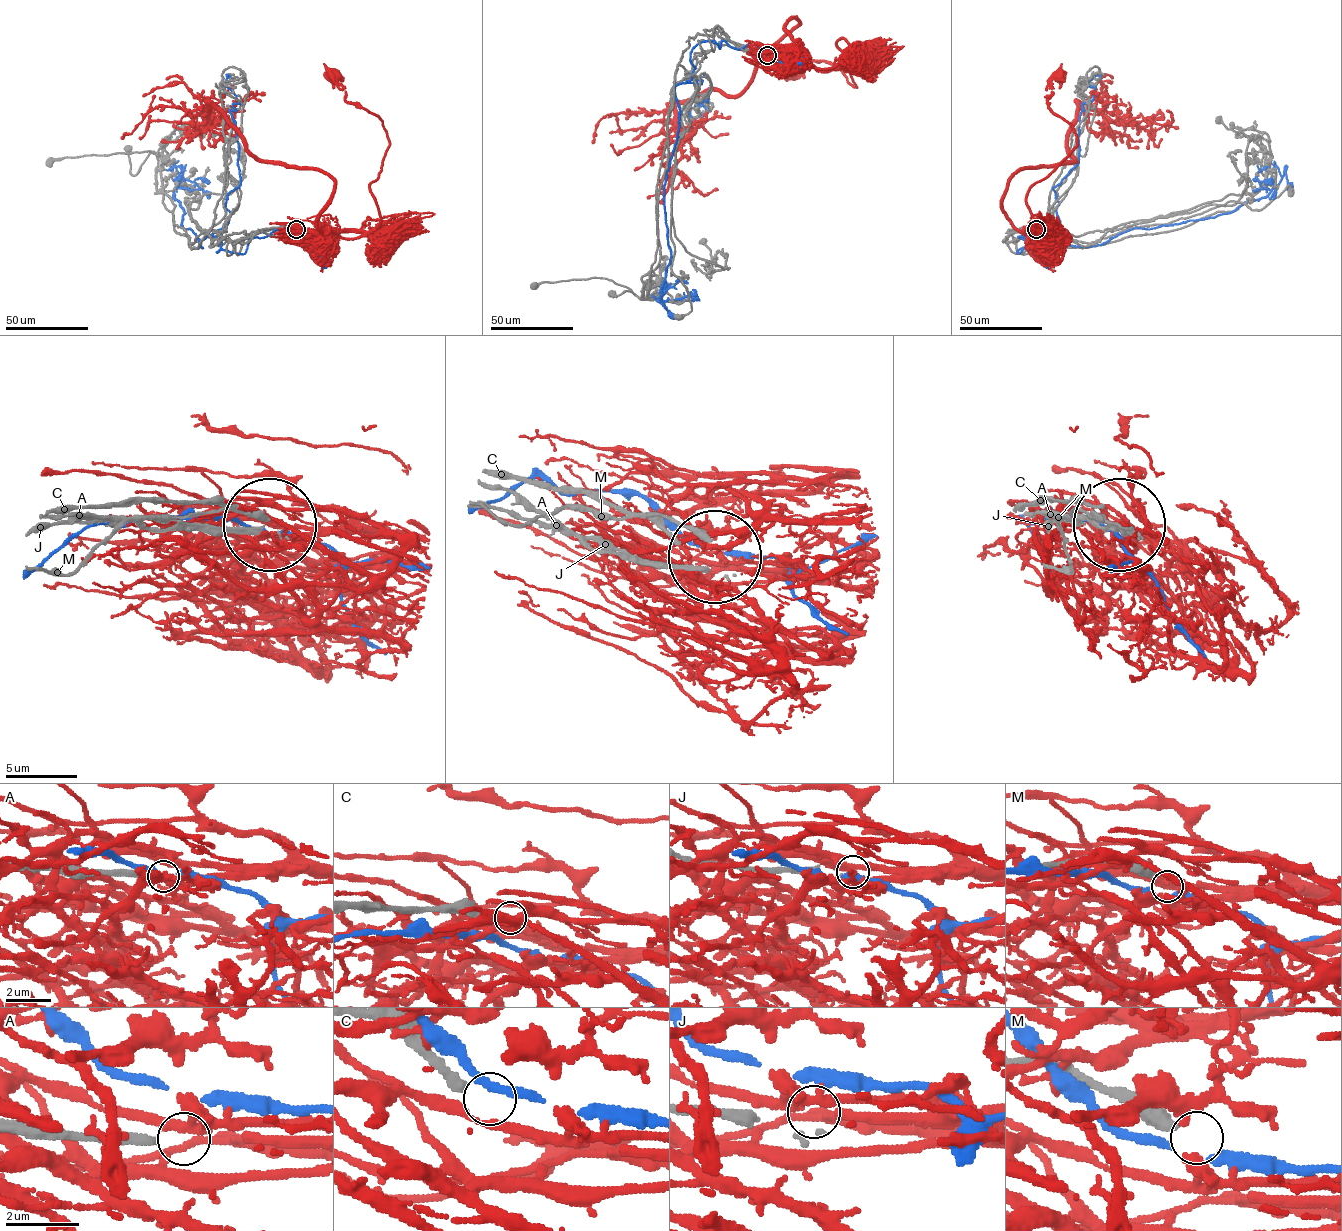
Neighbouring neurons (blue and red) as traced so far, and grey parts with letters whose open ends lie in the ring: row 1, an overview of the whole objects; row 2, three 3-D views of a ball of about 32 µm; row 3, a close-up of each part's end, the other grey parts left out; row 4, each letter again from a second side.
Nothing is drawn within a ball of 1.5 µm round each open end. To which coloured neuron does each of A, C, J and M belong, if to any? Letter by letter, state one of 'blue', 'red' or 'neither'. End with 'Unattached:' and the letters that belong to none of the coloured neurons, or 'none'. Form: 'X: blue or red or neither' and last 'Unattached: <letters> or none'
A: neither
C: neither
J: neither
M: neither
Unattached: A, C, J, M

